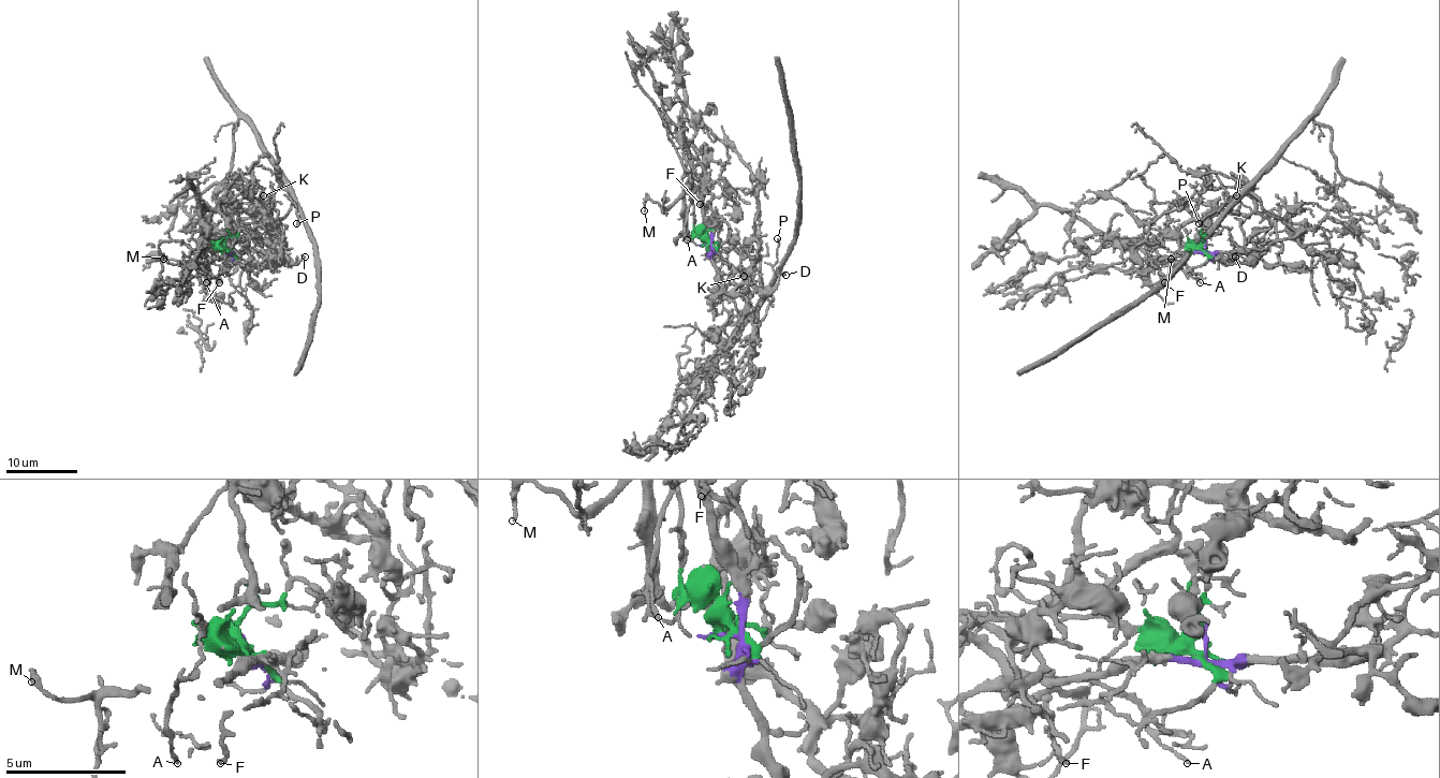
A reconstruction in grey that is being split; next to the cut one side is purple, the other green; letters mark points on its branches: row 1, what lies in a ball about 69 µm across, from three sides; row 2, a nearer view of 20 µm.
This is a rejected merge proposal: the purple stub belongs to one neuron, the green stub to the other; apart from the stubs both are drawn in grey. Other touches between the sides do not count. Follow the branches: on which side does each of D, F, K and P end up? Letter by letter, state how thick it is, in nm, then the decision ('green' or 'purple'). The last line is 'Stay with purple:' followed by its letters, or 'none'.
D: calibre 170 nm; purple
F: calibre 200 nm; green
K: calibre 140 nm; green
P: calibre 150 nm; green
Stay with purple: D

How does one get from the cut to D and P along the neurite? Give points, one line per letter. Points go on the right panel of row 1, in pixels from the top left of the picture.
D: (1204, 244), (1207, 252), (1250, 251), (1244, 251), (1250, 260), (1242, 263), (1236, 263), (1234, 257)
P: (1204, 244), (1157, 236), (1166, 230), (1175, 203), (1215, 203), (1247, 215), (1254, 208), (1252, 190), (1199, 224)

